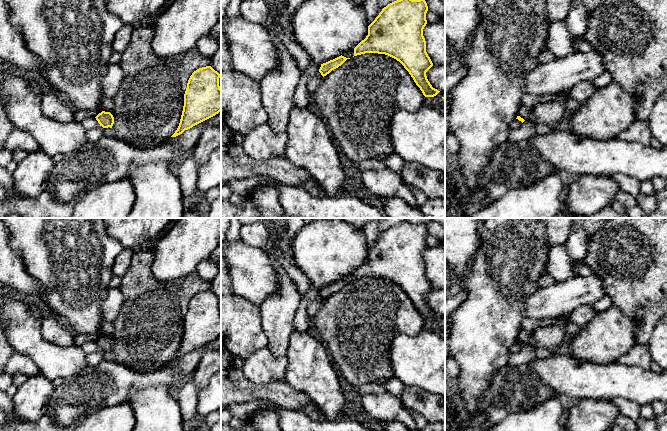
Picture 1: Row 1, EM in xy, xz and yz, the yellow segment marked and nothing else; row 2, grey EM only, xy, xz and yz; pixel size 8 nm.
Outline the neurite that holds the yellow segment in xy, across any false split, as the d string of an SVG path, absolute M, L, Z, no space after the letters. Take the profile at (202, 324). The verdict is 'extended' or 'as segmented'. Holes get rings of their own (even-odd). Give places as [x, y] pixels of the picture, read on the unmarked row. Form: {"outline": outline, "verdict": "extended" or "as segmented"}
{"outline": "M211 290L197 293L190 300L184 318L179 350L171 361L215 340L221 335L220 298Z", "verdict": "as segmented"}

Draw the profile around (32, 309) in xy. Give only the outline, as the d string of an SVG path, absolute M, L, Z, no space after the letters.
M27 299L25 300L18 300L20 302L22 302L27 308L28 311L31 315L33 315L35 318L41 319L43 318L43 315L39 312L39 310L37 309L37 307L33 304L30 304Z

